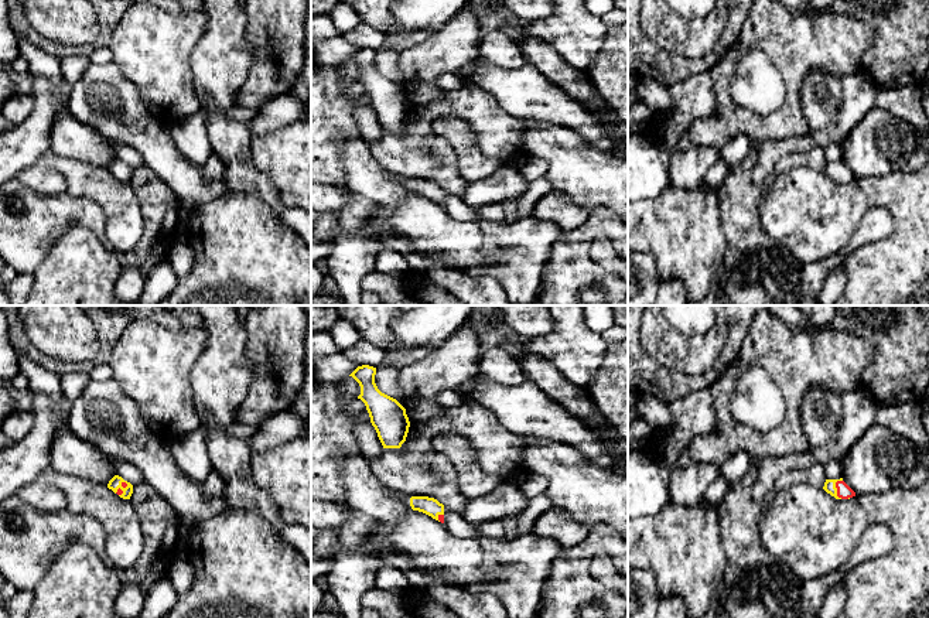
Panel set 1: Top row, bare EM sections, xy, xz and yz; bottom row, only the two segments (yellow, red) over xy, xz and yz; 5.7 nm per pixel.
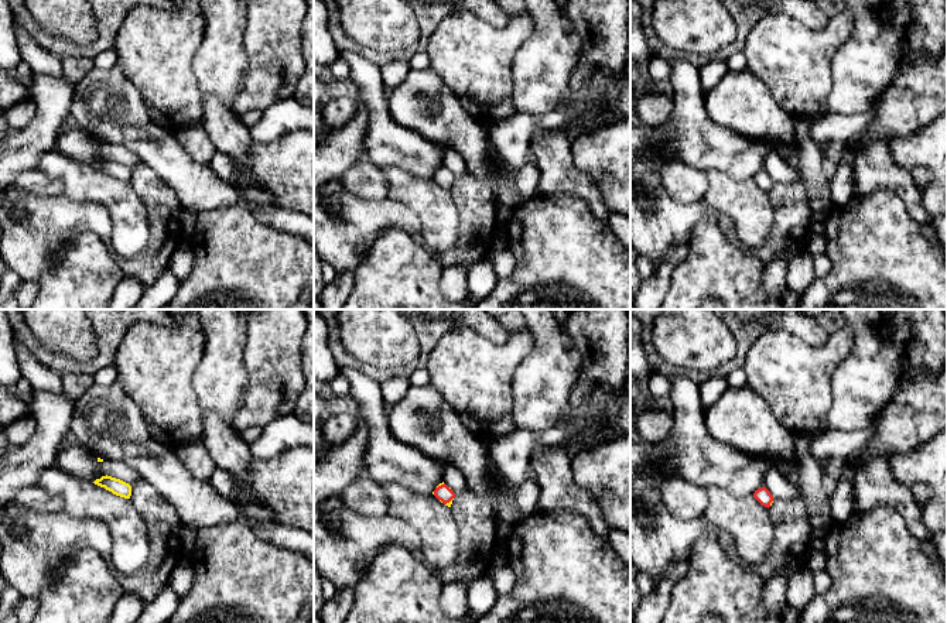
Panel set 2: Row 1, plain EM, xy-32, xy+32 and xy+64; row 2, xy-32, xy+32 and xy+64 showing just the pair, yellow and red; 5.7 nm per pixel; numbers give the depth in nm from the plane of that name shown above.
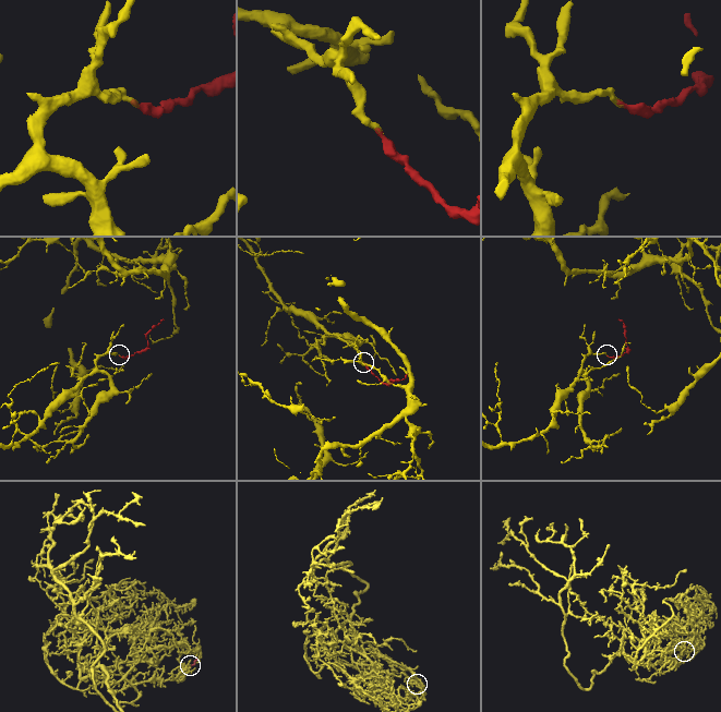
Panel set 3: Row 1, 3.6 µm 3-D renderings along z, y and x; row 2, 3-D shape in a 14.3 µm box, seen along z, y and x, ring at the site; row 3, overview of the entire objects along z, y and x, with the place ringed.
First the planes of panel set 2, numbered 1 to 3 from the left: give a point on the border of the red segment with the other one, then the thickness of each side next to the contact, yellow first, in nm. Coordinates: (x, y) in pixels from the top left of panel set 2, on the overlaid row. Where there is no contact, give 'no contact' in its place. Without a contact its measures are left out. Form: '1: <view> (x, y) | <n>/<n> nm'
1: no contact
2: xy+32 (450, 502) | 20/90 nm
3: xy+64 (771, 503) | 20/90 nm

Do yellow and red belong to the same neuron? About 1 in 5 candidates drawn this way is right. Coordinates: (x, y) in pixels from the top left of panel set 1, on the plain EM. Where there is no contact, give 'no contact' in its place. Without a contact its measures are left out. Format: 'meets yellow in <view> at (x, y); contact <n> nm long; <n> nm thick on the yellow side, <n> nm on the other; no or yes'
meets yellow in yz at (836, 173); contact 110 nm long; 70 nm thick on the yellow side, 80 nm on the other; yes

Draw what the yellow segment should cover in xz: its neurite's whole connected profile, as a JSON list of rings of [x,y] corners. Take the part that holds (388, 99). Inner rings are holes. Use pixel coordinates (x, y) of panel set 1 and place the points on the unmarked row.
[[[358,49],[352,59],[361,69],[361,82],[370,100],[383,132],[400,132],[406,124],[410,105],[406,92],[393,81],[382,76],[375,66],[376,51]]]

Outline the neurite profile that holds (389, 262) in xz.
[[[383,249],[378,256],[376,270],[402,279],[411,269],[404,256],[397,252]]]

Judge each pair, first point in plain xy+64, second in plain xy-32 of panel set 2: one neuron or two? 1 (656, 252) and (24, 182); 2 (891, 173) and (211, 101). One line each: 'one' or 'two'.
1: two
2: one

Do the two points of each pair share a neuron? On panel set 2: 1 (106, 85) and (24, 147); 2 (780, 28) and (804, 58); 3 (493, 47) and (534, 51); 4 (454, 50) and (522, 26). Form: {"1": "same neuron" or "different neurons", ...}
{"1": "different neurons", "2": "same neuron", "3": "different neurons", "4": "same neuron"}

